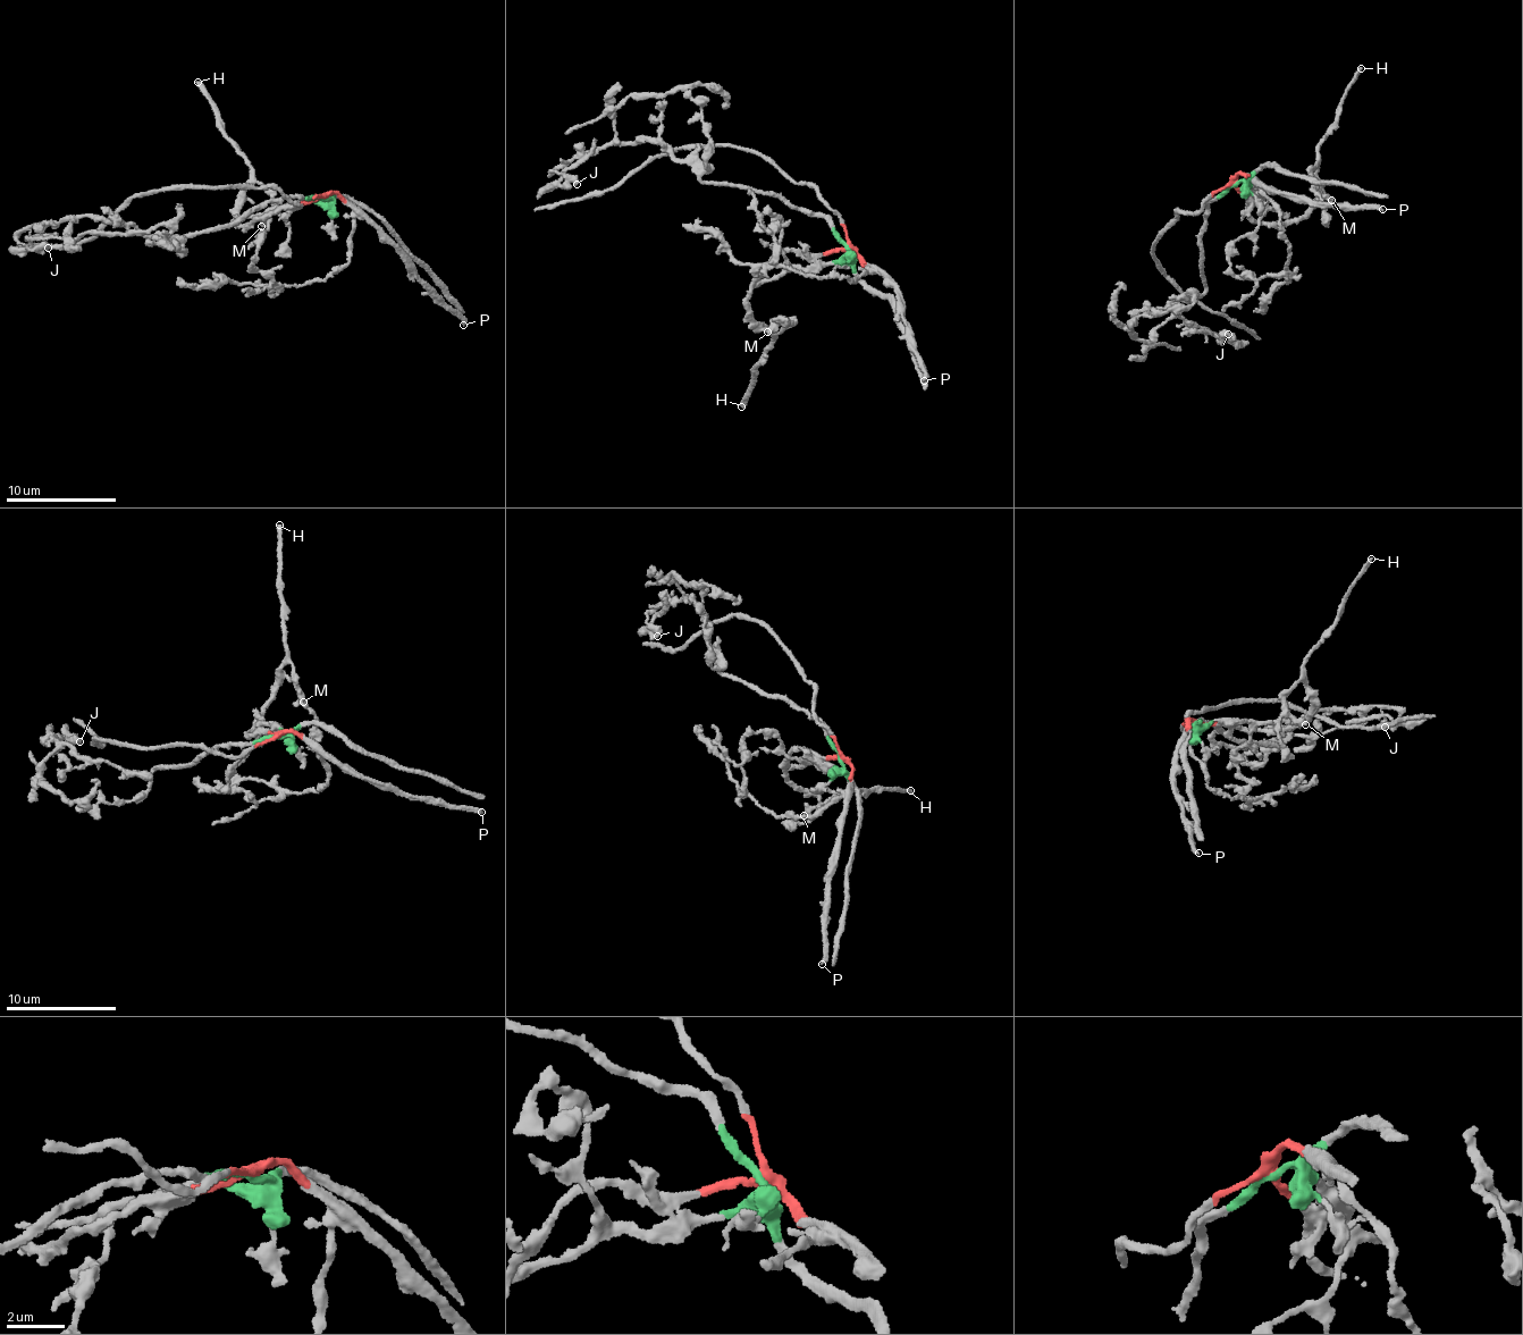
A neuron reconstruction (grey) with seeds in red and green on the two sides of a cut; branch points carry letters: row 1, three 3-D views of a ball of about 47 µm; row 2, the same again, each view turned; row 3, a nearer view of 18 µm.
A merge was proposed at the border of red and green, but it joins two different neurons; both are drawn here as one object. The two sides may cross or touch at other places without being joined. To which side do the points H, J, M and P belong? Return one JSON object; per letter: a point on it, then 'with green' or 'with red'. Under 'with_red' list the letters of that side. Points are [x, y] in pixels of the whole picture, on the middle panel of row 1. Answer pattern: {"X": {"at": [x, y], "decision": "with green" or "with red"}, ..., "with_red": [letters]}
{"H": {"at": [741, 406], "decision": "with red"}, "J": {"at": [577, 184], "decision": "with green"}, "M": {"at": [767, 332], "decision": "with red"}, "P": {"at": [924, 380], "decision": "with red"}, "with_red": ["H", "M", "P"]}

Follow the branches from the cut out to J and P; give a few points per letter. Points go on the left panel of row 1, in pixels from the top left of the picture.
J: (325, 198), (260, 203), (227, 225), (170, 243), (86, 215), (36, 224), (17, 238), (30, 248), (49, 248)
P: (325, 198), (342, 195), (427, 283), (463, 326)

